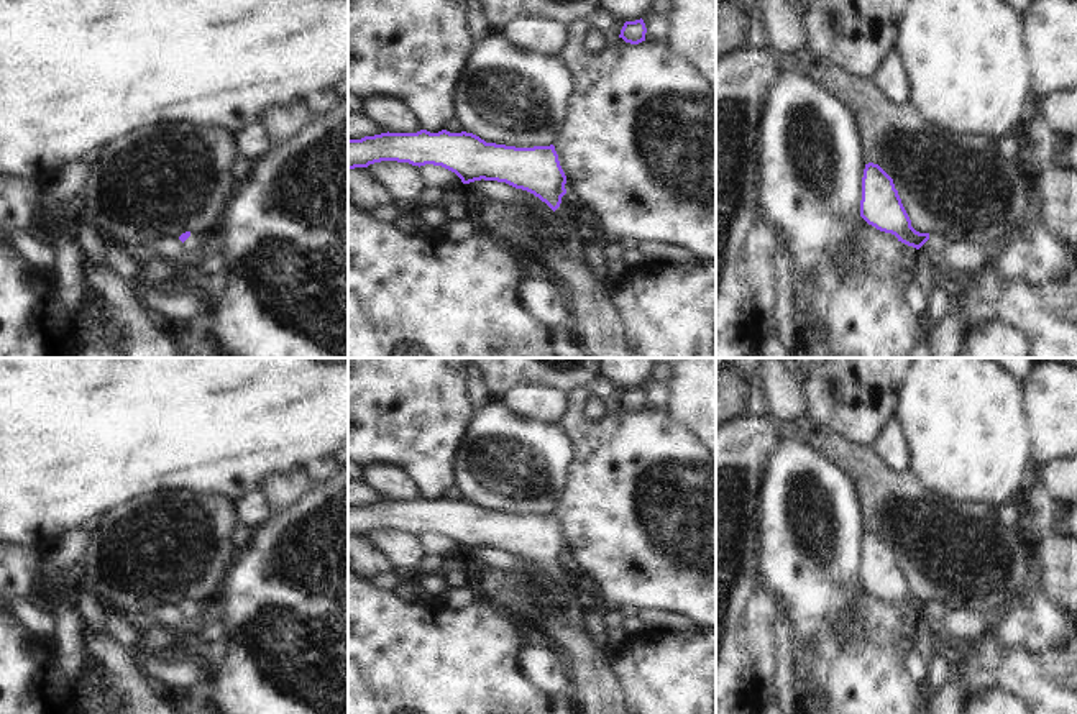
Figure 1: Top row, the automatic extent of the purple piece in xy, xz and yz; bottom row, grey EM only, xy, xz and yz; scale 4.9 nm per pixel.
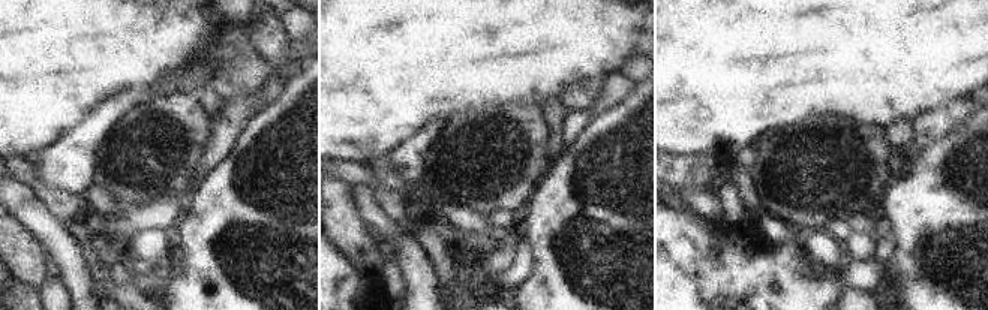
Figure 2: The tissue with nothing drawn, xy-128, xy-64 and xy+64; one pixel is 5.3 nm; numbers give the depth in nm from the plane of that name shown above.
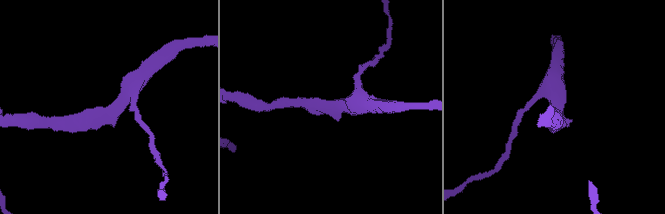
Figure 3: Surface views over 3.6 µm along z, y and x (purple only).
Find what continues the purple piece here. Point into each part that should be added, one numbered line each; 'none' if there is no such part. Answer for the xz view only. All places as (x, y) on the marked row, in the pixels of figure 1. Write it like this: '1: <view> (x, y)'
1: xz (583, 230).

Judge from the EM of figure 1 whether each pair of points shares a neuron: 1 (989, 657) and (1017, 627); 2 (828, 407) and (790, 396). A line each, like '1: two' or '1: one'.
1: two
2: two

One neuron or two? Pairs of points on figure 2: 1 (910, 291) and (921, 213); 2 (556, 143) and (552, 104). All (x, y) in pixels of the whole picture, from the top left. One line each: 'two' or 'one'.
1: one
2: one

